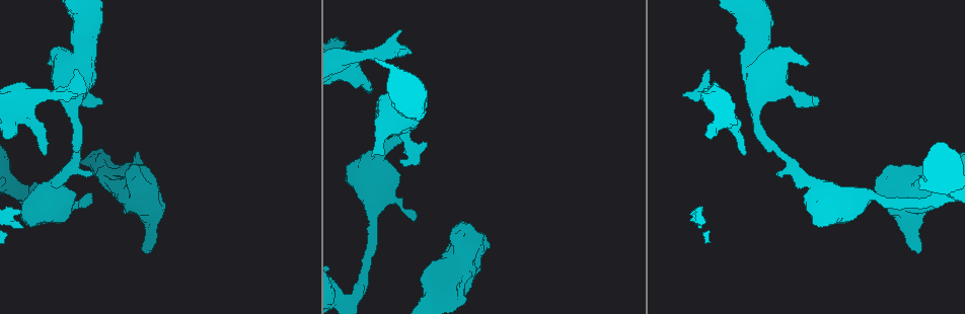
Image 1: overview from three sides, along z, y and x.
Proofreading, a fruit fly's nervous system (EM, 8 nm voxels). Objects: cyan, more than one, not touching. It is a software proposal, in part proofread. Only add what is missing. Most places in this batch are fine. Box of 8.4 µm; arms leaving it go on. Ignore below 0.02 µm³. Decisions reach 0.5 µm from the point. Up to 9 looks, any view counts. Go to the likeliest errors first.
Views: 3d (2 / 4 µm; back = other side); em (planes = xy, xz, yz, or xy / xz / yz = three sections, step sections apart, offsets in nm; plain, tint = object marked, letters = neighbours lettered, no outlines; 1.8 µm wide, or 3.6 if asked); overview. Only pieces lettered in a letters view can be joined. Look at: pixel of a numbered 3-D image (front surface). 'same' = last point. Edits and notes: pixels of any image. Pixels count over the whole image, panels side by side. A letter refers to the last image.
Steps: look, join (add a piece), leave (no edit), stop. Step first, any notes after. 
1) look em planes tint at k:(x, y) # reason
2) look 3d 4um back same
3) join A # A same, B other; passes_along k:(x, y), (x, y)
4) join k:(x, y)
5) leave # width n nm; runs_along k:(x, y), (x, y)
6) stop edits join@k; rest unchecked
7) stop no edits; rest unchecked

look em planes plain at 1:(76, 72) # branch stops here

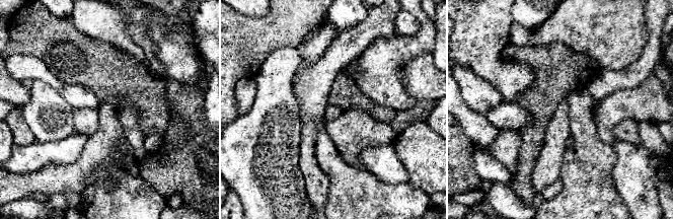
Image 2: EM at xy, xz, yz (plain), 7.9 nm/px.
look em planes letters same

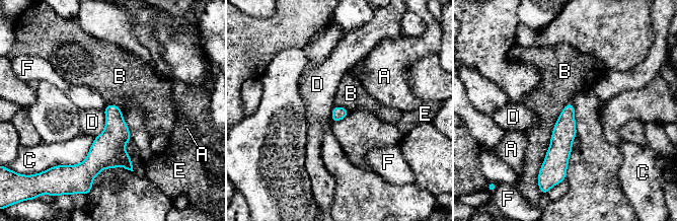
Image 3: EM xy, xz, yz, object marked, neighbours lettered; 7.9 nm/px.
leave # A other, B other, C other, D other, E other, F other; border 3:(571, 100), (556, 120), (536, 176); none of them fits

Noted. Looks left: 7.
look 3d 4um back at 1:(744, 155) # branch stops here

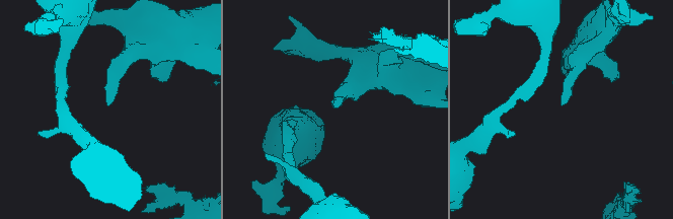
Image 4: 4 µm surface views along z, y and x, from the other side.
look em 3.6um planes letters at 4:(108, 102)

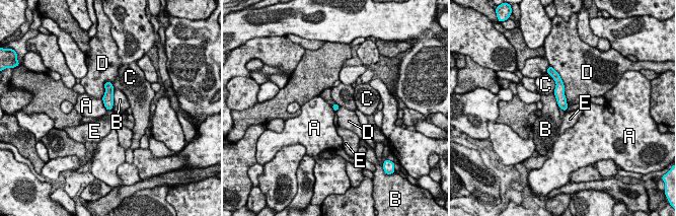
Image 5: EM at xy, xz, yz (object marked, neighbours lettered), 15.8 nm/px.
leave # A other, B other, C other, D other, E other; runs_along 5:(556, 78), (565, 106); none of them fits

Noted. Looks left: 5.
look em xz step 8 tint at 1:(915, 250) # an open end

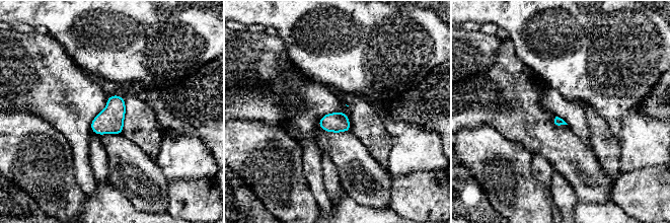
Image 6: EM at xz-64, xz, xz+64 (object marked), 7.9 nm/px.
look em planes letters same # cut it another way

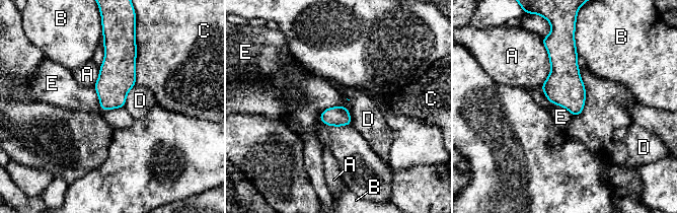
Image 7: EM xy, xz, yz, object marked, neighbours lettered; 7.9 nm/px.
leave # A other, B other, C other, D other, E other; none of them fits

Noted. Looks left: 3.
look 3d 2um at 1:(137, 154) # branch stops here

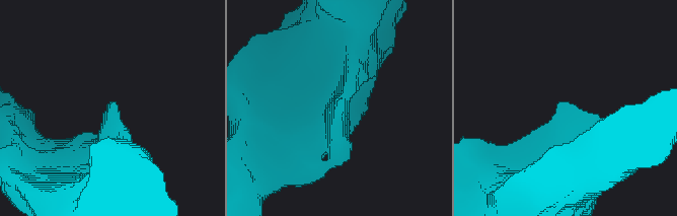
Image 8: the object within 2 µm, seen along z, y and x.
look em xz step 4 letters at 8:(109, 103) # need the tissue

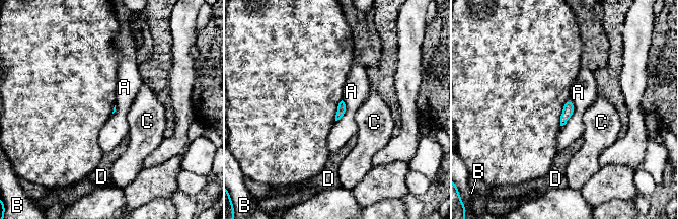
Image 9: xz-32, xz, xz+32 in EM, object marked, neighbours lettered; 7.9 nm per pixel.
look em planes letters same

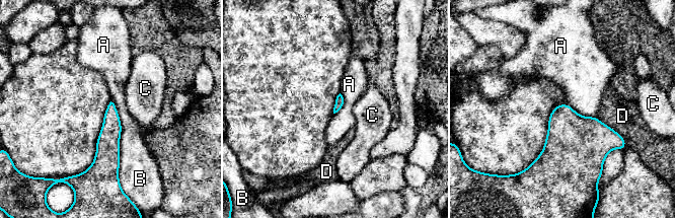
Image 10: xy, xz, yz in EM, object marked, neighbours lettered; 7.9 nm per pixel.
leave # A other, B other, C other, D other; runs_along 10:(111, 105), (111, 130), (103, 166); none of them fits

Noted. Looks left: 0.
stop no edits; rest unchecked

